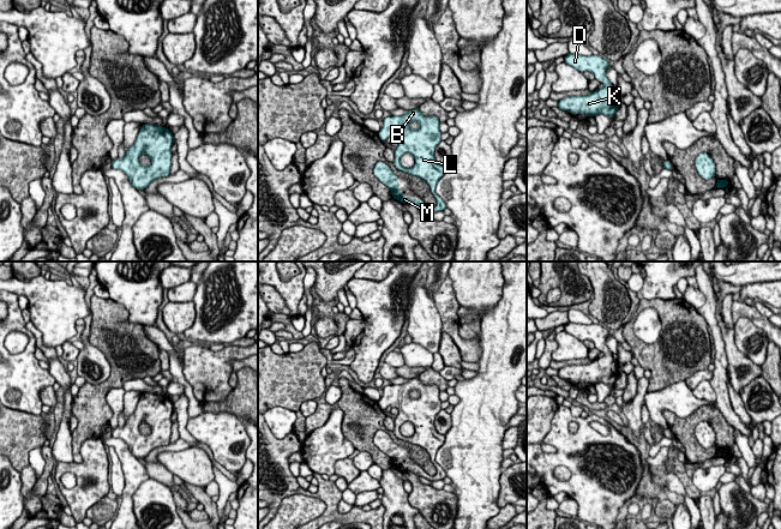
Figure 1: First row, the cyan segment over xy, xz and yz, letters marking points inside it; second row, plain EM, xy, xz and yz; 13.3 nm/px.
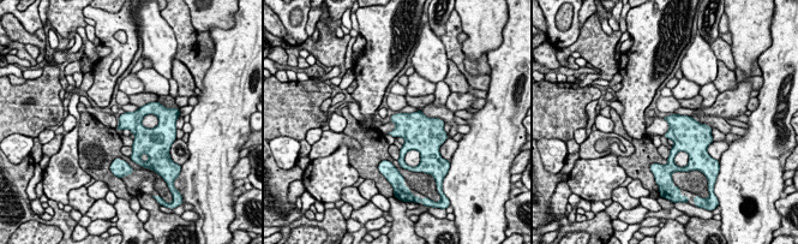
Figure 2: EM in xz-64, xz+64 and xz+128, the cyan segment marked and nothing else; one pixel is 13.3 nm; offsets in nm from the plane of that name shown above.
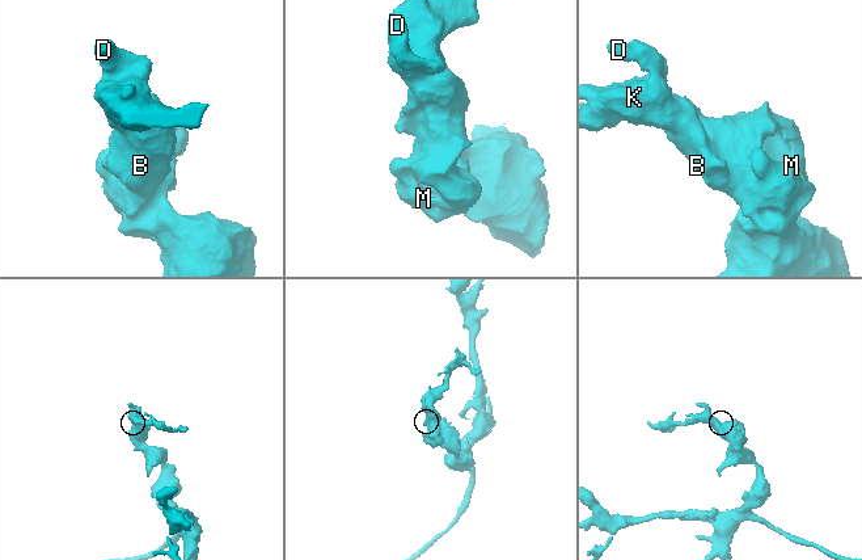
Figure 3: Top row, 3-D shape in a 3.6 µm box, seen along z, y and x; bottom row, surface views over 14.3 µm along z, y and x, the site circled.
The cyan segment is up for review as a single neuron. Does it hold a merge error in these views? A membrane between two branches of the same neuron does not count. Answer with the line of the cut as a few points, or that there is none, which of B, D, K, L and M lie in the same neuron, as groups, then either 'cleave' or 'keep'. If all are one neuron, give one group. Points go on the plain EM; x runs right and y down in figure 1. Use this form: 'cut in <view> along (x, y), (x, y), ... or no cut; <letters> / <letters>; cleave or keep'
no cut; B D K L M; keep

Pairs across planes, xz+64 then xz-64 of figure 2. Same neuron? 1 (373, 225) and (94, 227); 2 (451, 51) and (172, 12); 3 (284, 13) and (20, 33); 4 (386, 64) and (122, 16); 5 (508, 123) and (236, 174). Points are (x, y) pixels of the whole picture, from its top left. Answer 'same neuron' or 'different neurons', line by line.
1: same neuron
2: same neuron
3: different neurons
4: same neuron
5: different neurons

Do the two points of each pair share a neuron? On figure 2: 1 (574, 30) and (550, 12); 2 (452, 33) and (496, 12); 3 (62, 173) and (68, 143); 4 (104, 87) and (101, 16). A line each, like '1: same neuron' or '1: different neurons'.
1: same neuron
2: different neurons
3: same neuron
4: same neuron

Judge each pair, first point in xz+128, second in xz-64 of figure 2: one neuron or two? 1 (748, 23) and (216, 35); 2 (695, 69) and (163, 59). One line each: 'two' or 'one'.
1: two
2: one

